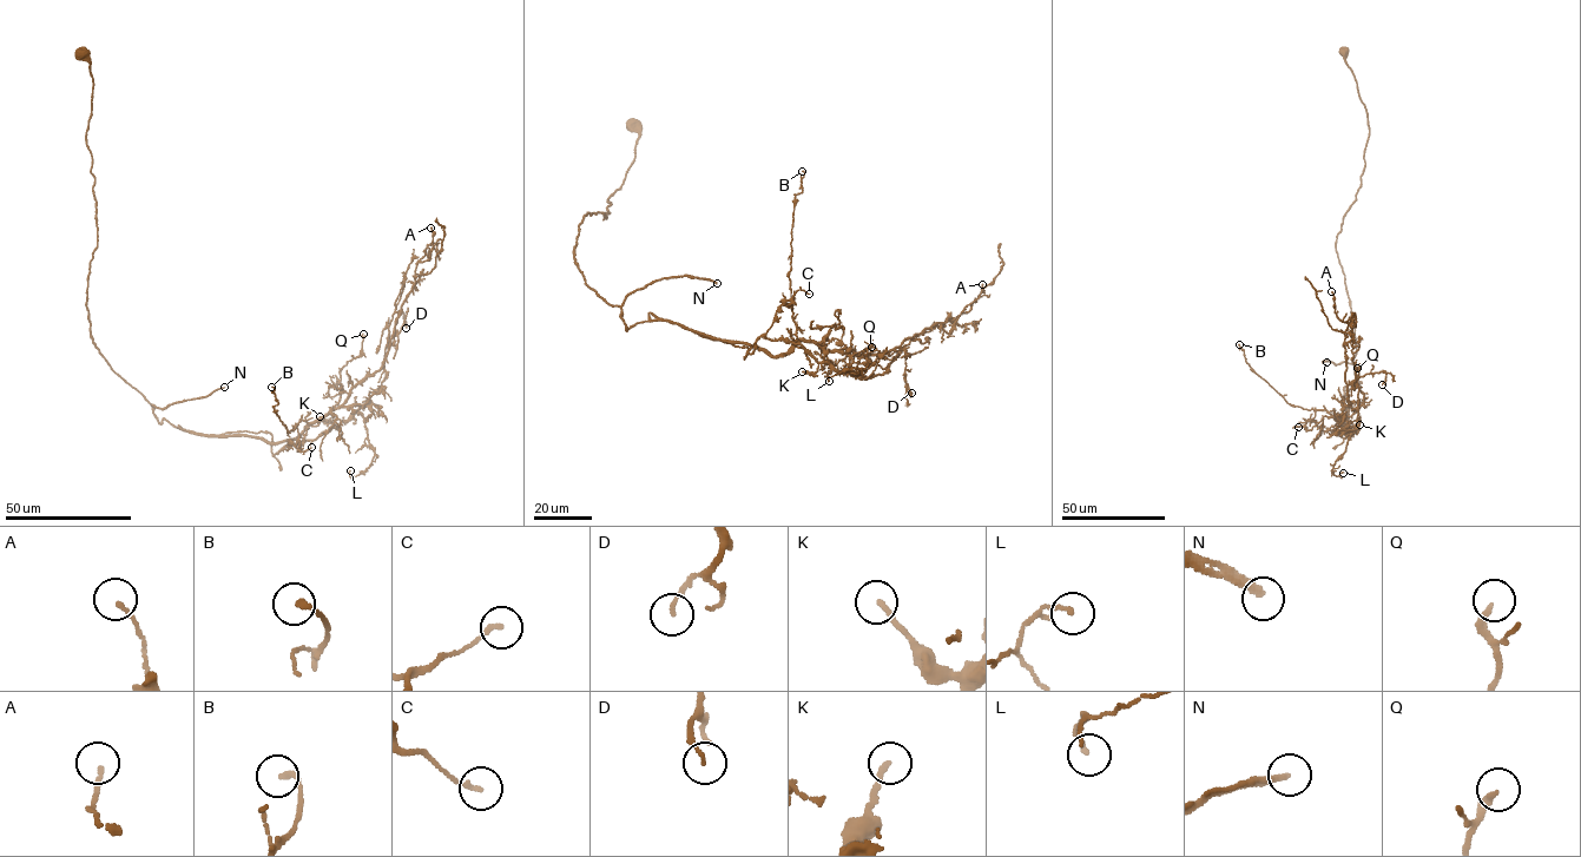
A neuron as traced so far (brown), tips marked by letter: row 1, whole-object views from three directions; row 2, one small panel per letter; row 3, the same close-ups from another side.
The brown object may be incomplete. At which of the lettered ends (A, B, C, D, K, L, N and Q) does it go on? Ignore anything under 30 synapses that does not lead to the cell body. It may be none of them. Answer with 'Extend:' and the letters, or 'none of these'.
Extend: N

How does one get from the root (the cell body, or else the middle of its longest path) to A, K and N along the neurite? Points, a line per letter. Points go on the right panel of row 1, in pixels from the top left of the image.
A: (1344, 52), (1369, 130), (1336, 244), (1361, 382), (1344, 397), (1346, 432), (1349, 323), (1331, 291)
K: (1344, 52), (1369, 136), (1336, 244), (1361, 382), (1344, 397), (1350, 434), (1332, 433), (1359, 424)
N: (1344, 52), (1369, 136), (1361, 185), (1336, 244), (1355, 356), (1350, 363), (1326, 362)

